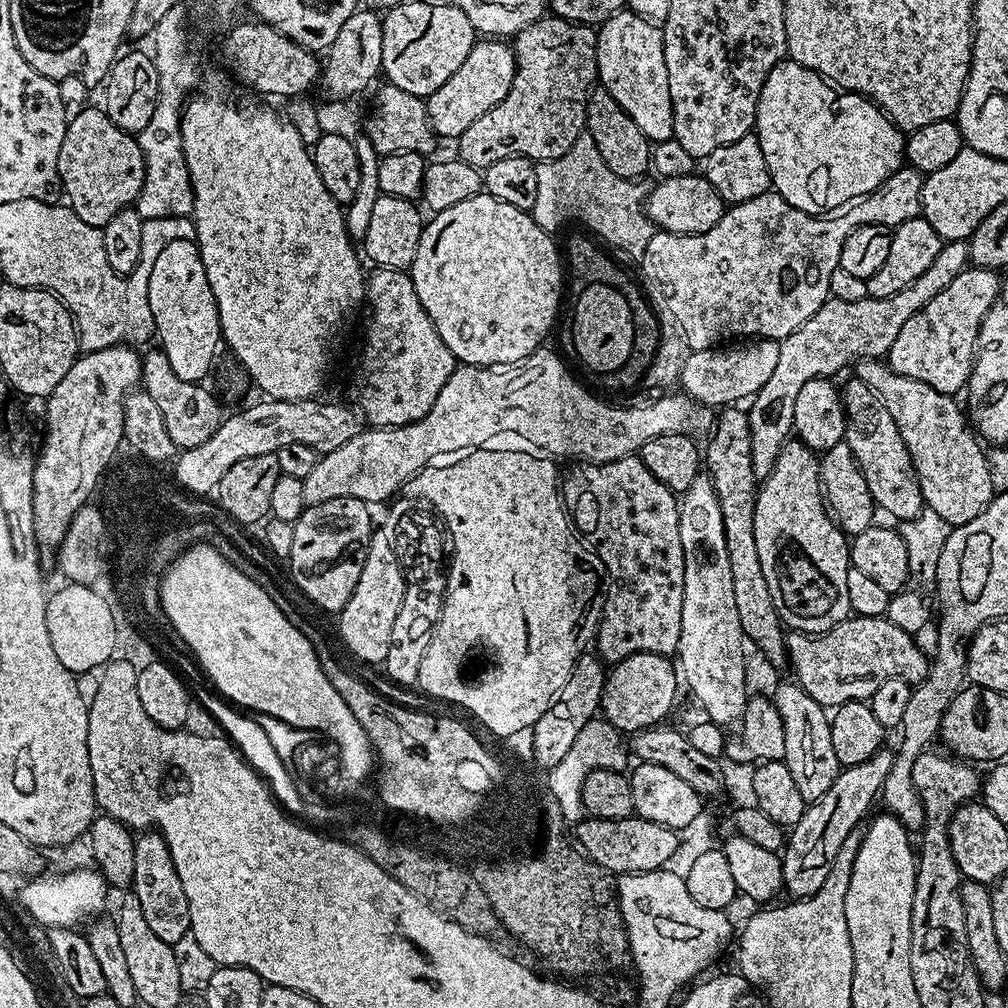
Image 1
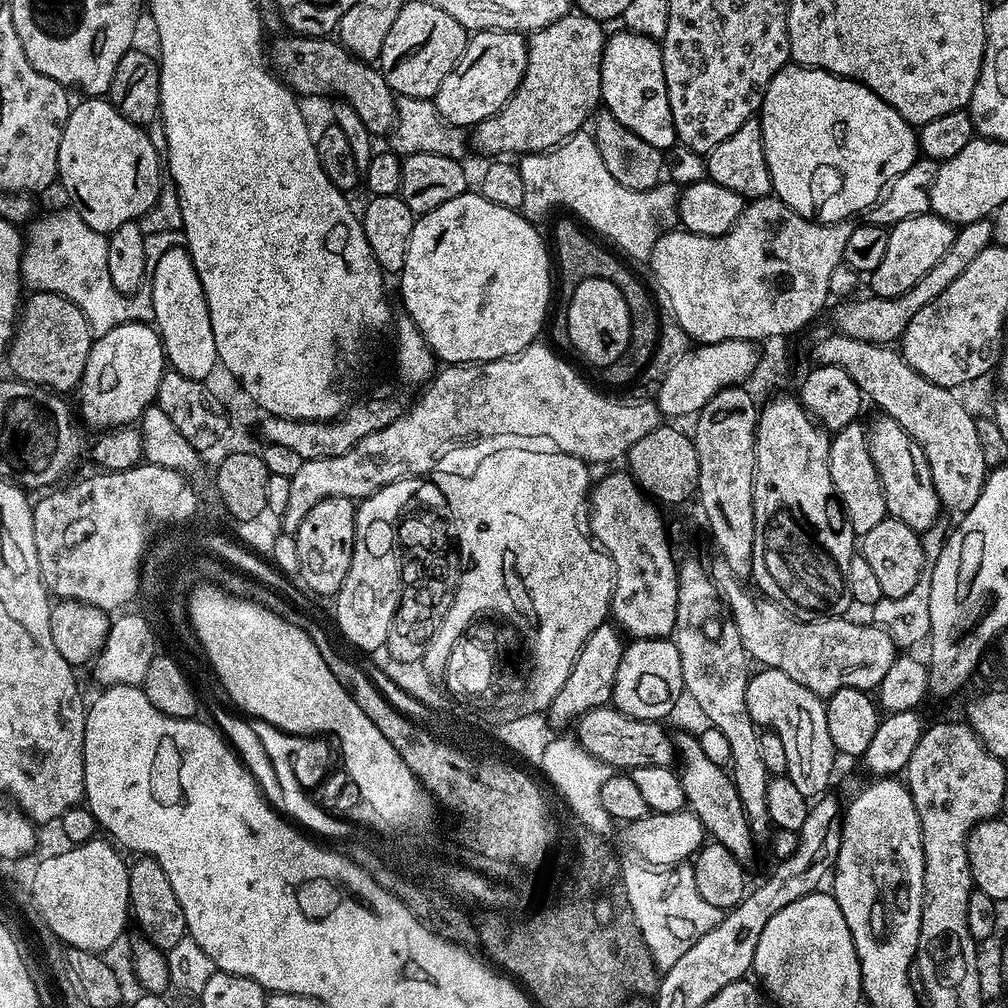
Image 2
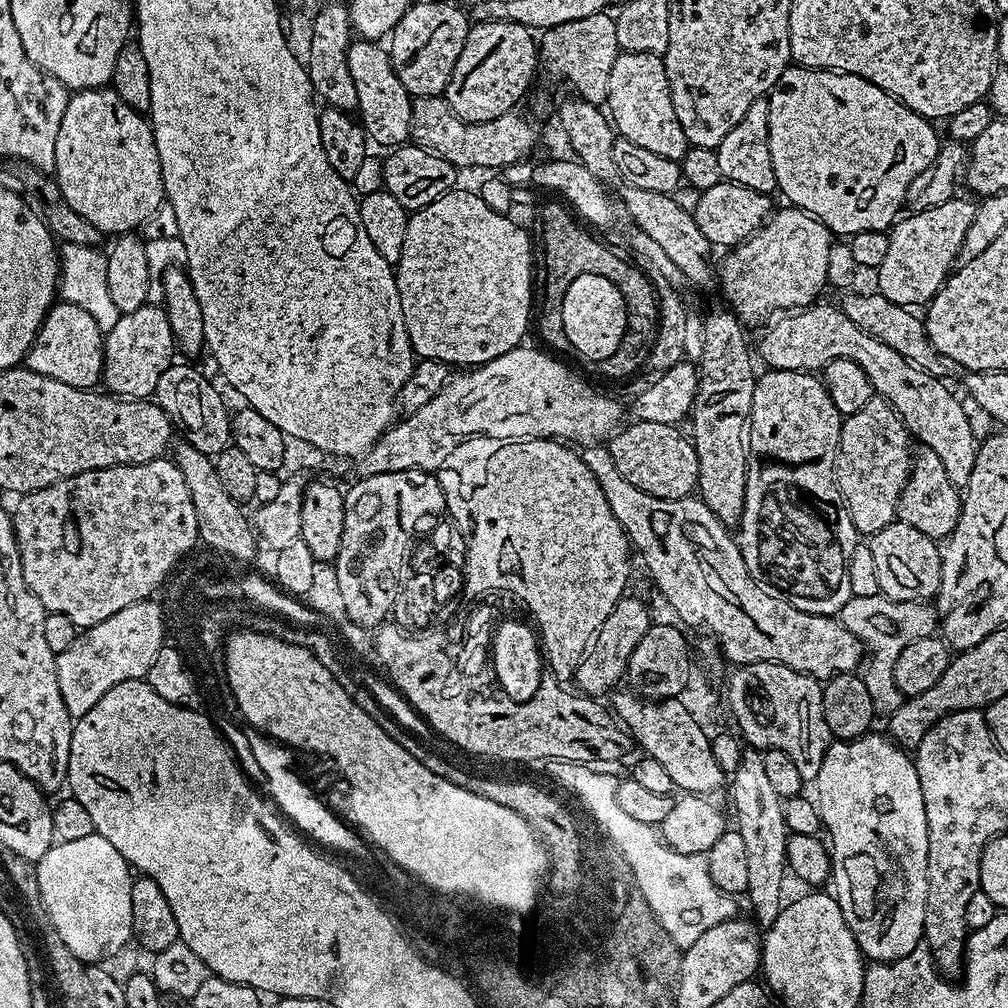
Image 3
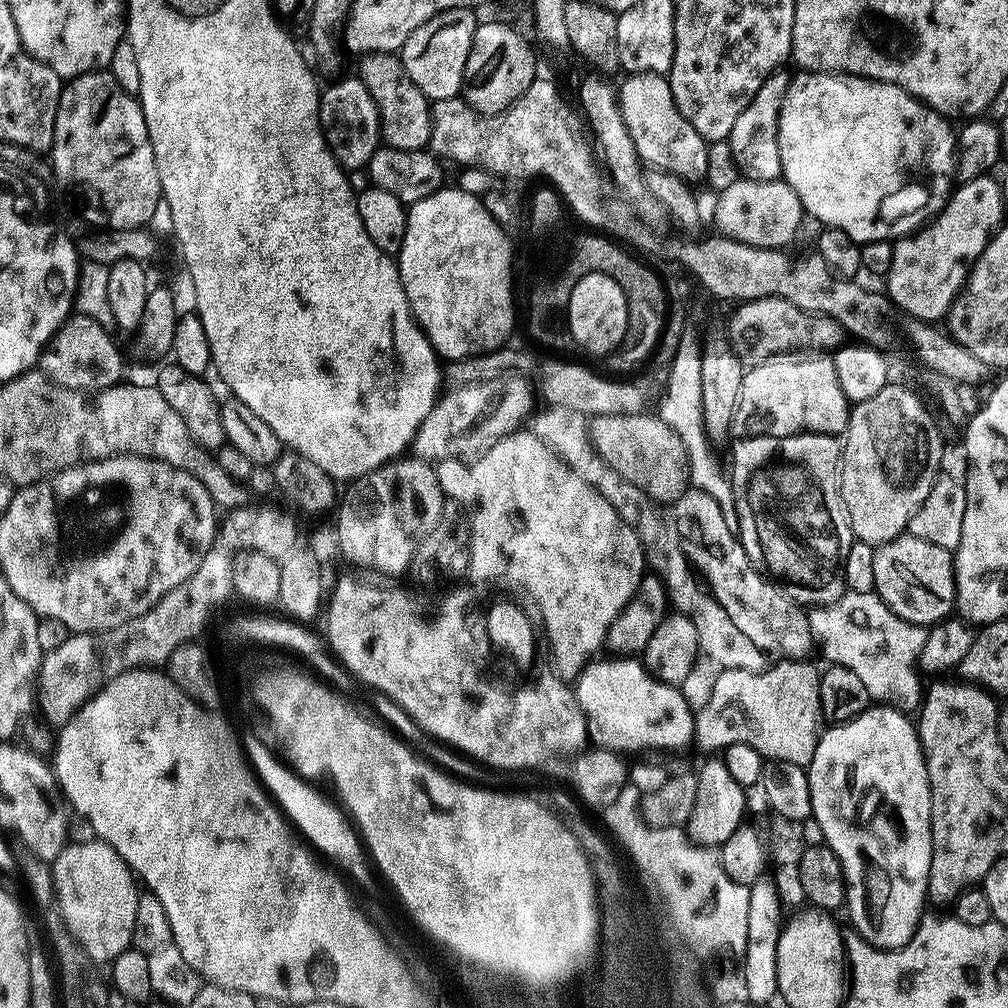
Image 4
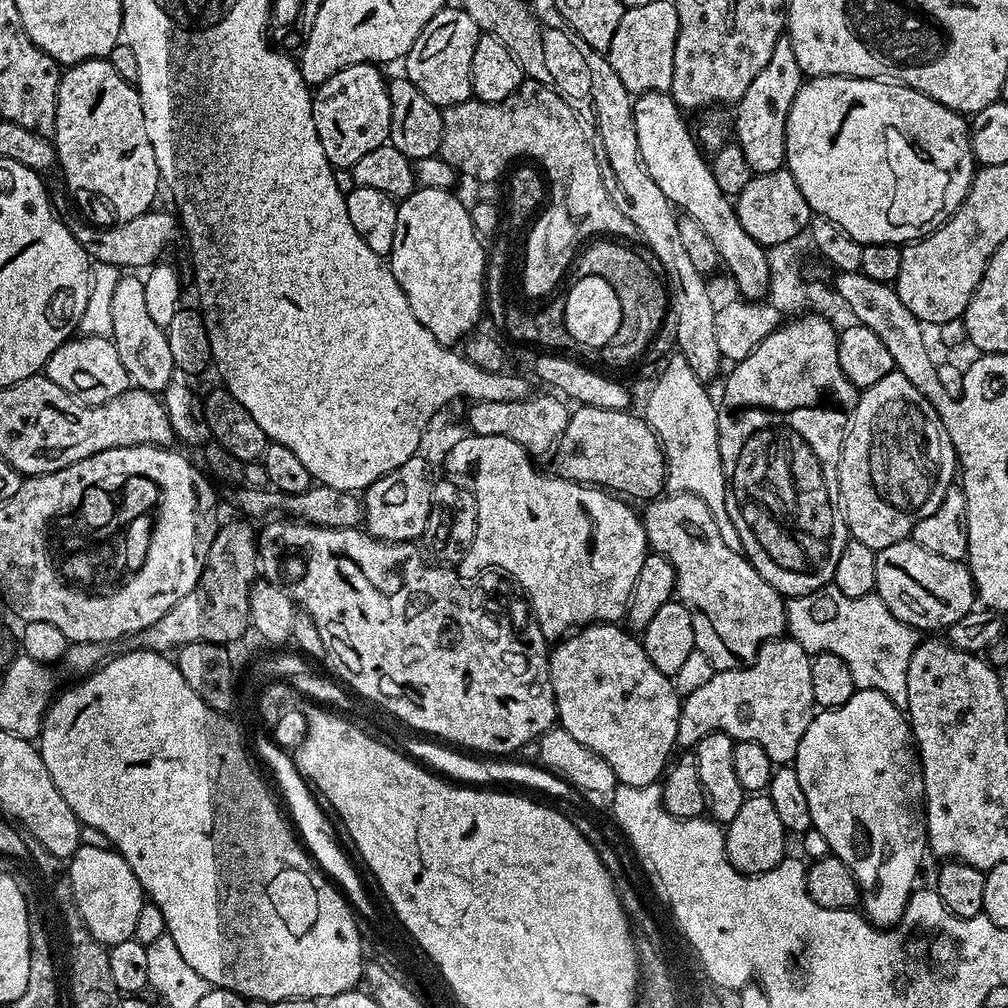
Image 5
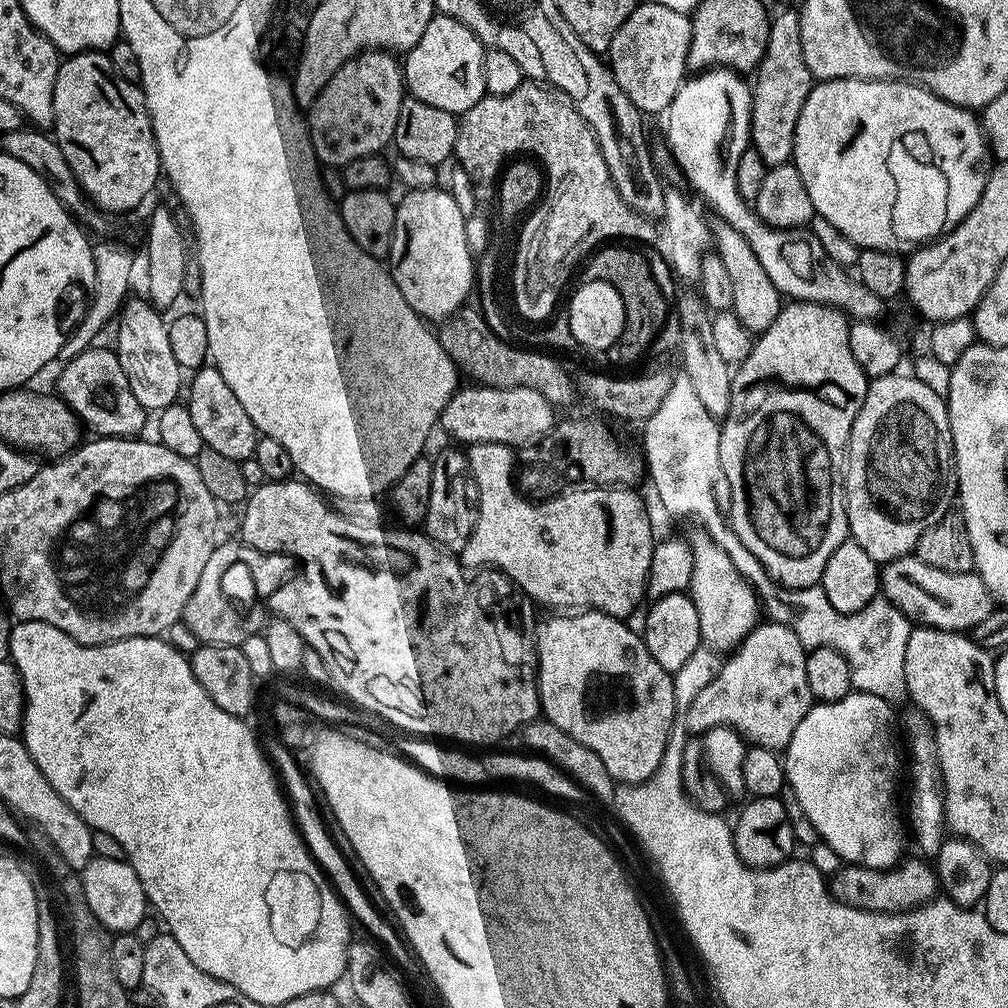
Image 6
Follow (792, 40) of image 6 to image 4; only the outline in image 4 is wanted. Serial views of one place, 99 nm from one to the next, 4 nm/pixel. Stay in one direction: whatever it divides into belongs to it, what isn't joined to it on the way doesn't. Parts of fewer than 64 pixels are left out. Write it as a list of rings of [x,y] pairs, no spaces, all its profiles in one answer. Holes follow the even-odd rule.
[[[777,70],[770,73],[766,82],[758,89],[758,94],[750,98],[746,110],[738,114],[734,130],[728,135],[728,145],[734,156],[741,177],[745,180],[778,180],[782,176],[782,158],[778,154],[778,114],[782,98],[788,89],[789,73]]]

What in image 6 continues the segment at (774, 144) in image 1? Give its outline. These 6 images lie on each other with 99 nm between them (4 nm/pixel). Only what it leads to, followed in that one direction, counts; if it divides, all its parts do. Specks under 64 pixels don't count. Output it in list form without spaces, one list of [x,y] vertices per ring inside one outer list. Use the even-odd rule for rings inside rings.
[[[822,80],[813,83],[810,94],[802,106],[802,114],[798,114],[791,163],[795,164],[798,174],[802,174],[802,182],[806,186],[806,194],[810,194],[815,215],[826,218],[826,222],[830,222],[843,236],[853,240],[861,249],[877,248],[883,252],[890,252],[904,250],[900,248],[906,247],[907,244],[923,246],[956,228],[958,222],[962,222],[966,214],[970,214],[970,210],[978,206],[978,198],[982,198],[988,173],[994,167],[994,157],[981,117],[971,108],[946,102],[929,88],[902,80]]]

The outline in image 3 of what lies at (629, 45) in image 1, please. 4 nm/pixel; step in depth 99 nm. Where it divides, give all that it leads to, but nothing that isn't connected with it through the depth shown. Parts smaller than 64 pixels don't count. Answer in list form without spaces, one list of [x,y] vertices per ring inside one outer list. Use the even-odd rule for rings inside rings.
[[[621,52],[614,62],[614,70],[610,70],[606,108],[615,131],[623,139],[677,162],[688,153],[690,145],[686,134],[682,134],[682,126],[678,126],[678,114],[674,114],[663,56]]]

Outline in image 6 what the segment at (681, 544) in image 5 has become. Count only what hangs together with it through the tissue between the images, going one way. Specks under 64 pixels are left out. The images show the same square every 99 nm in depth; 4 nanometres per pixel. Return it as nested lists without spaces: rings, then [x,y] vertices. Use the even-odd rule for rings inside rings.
[[[697,530],[687,533],[686,539],[694,554],[694,572],[686,589],[698,610],[700,639],[707,647],[717,650],[735,649],[762,620],[760,597],[748,579],[735,569],[726,554],[708,532]]]

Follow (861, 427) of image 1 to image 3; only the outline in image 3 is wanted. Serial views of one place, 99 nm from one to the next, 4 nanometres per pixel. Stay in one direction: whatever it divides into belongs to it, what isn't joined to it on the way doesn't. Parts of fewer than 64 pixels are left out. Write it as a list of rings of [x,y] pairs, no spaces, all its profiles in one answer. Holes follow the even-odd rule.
[[[921,447],[912,461],[908,485],[898,498],[896,520],[906,522],[906,526],[914,526],[914,530],[922,530],[922,534],[940,542],[951,536],[952,531],[956,529],[961,503],[961,489],[954,482],[950,482],[938,454],[934,454],[934,450]]]

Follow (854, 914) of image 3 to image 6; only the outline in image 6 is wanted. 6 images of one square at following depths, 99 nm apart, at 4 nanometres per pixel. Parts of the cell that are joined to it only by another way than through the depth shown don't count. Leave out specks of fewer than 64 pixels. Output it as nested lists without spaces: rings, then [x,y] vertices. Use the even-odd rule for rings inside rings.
[[[851,691],[848,695],[844,696],[840,700],[826,700],[823,702],[813,703],[812,709],[806,714],[806,718],[802,718],[802,722],[798,722],[798,730],[794,730],[794,738],[790,738],[790,742],[788,743],[787,748],[783,749],[782,752],[782,761],[784,767],[784,774],[786,777],[787,787],[791,790],[791,795],[795,798],[795,800],[800,803],[802,806],[802,810],[806,810],[806,818],[810,818],[810,822],[814,827],[818,830],[818,834],[820,835],[821,841],[825,844],[829,844],[838,855],[840,855],[841,861],[850,863],[850,864],[861,864],[862,866],[866,866],[867,868],[895,868],[897,864],[900,863],[902,857],[905,855],[904,852],[904,836],[906,840],[906,820],[902,815],[902,804],[896,801],[896,783],[899,782],[900,776],[902,780],[902,756],[901,756],[901,764],[900,764],[900,756],[896,753],[896,736],[892,733],[892,708],[893,705],[889,703],[889,701],[884,700],[882,697],[876,697],[872,693],[859,692],[859,691]]]

